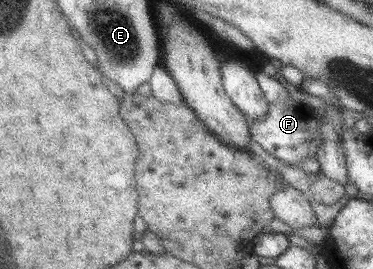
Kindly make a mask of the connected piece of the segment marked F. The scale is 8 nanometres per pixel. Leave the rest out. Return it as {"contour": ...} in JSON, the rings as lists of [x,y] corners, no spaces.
{"contour":[[[261,71],[255,73],[259,88],[267,101],[267,112],[261,120],[247,118],[250,138],[261,149],[271,156],[294,167],[300,167],[304,158],[315,156],[318,140],[320,140],[319,121],[321,112],[317,108],[298,103],[291,98],[286,89],[285,82],[279,82],[269,74]]]}

